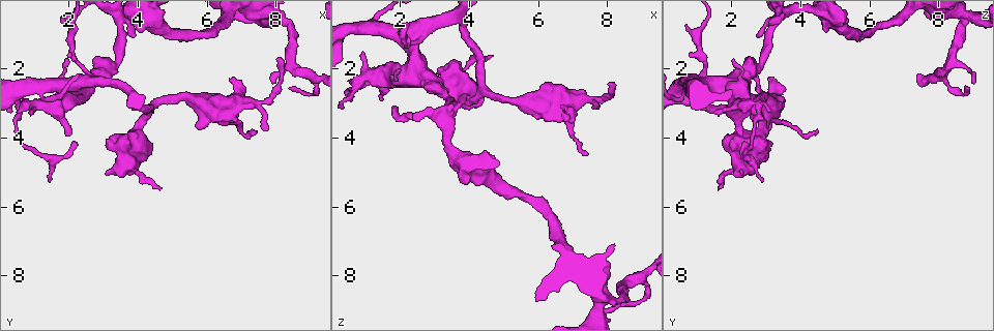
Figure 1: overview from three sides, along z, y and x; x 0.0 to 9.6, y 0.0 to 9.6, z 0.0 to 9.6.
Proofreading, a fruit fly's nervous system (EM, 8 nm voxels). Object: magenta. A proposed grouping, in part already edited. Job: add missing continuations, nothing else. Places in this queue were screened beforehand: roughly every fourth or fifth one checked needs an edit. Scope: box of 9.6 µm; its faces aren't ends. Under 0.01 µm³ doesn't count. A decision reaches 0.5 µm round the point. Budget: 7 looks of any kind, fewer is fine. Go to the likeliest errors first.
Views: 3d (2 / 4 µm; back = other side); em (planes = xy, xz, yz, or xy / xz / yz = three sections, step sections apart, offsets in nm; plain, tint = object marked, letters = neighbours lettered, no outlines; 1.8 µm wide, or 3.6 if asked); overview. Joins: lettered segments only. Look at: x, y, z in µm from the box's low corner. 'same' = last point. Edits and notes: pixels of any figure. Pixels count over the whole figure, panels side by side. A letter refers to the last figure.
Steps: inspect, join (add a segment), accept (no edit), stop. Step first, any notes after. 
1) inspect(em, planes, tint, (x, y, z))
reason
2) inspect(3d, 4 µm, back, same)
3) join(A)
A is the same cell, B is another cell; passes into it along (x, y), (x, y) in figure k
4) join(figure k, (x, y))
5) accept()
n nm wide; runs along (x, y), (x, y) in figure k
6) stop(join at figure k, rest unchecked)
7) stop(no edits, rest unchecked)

inspect(em, planes, letters, (2.25, 2.45, 1.20))
thin arm on a thick one

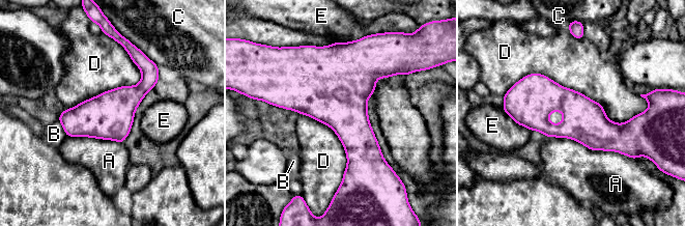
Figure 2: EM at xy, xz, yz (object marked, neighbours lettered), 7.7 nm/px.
accept()
A, B, C, D and E are other cells; border along (503, 95), (645, 111) in figure 2; none of them fits

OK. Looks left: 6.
inspect(3d, 4 µm, (3.90, 1.10, 2.80))

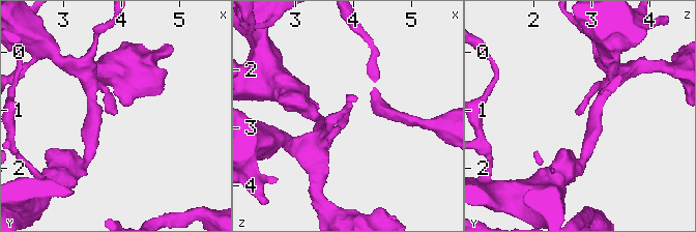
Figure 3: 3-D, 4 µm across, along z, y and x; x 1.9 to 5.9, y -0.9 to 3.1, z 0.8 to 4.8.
inspect(em, yz, step 16, letters, (3.90, 1.05, 2.75))
shape alone is not enough

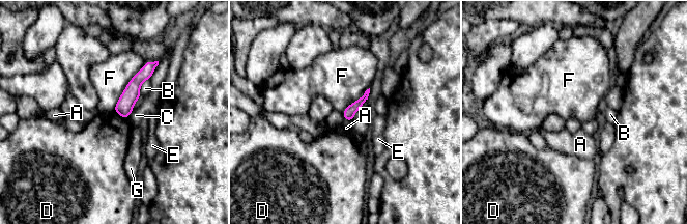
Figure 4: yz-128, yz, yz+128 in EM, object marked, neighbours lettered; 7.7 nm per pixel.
inspect(em, planes, letters, same)
cut it another way

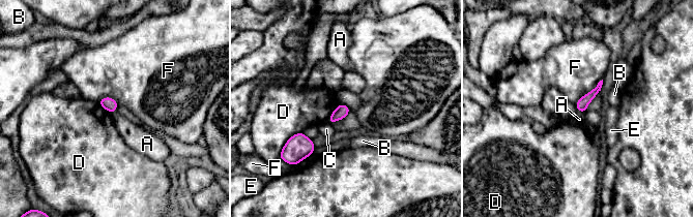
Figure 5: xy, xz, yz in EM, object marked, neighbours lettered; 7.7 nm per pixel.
accept()
A, B, C, D, E and F are other cells; no lettered segment goes on from it

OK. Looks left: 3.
inspect(em, planes, tint, (8.10, 1.70, 2.40))
an open end

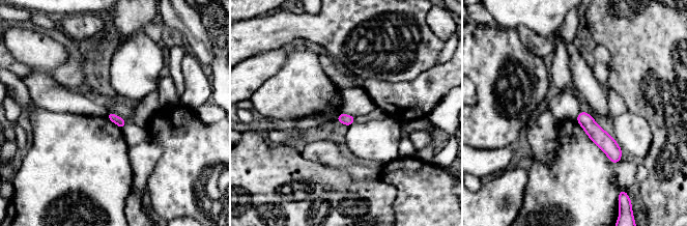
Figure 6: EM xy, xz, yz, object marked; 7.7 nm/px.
inspect(em, planes, letters, same)
see the neighbours

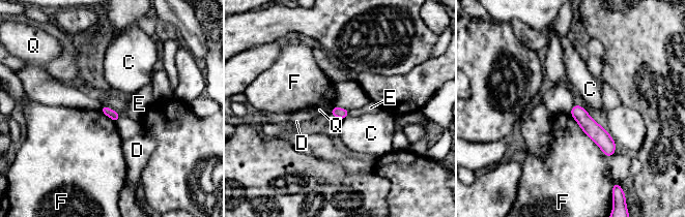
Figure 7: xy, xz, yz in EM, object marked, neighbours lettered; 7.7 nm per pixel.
accept()
70 nm wide; C, D, E, F and Q are other cells; border along (570, 114), (606, 156), (615, 153) in figure 7; none of them fits

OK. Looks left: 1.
stop(no edits, rest unchecked)

